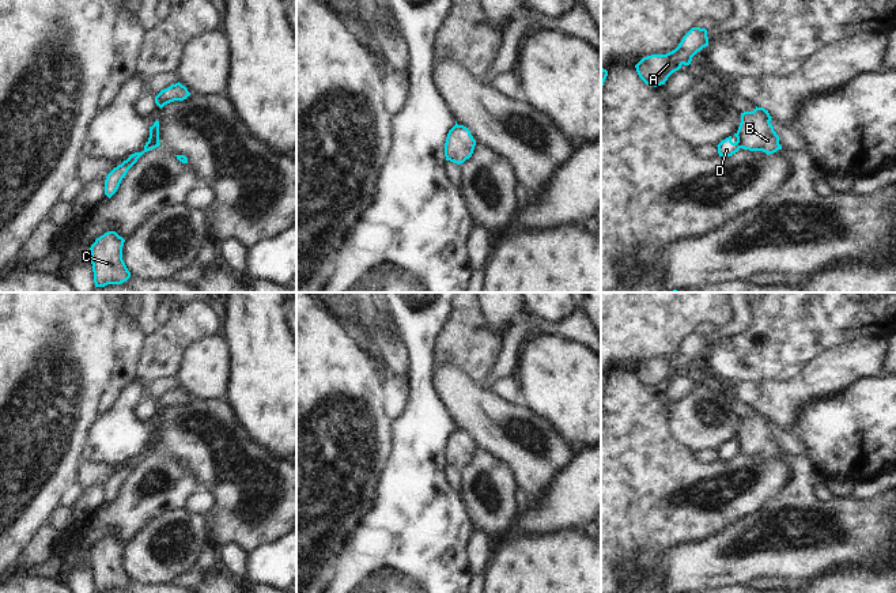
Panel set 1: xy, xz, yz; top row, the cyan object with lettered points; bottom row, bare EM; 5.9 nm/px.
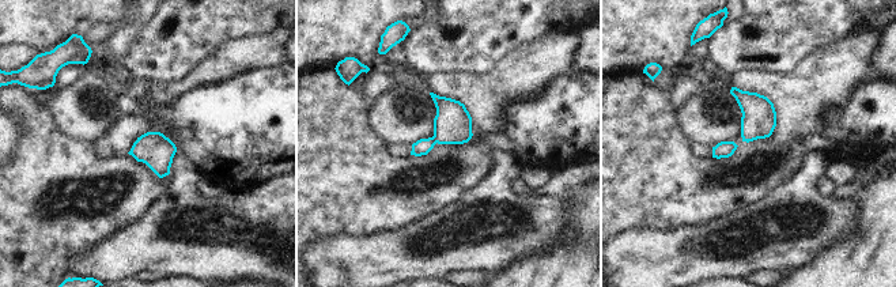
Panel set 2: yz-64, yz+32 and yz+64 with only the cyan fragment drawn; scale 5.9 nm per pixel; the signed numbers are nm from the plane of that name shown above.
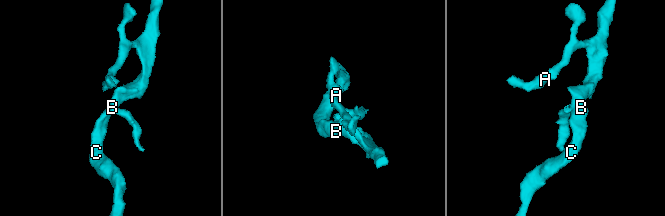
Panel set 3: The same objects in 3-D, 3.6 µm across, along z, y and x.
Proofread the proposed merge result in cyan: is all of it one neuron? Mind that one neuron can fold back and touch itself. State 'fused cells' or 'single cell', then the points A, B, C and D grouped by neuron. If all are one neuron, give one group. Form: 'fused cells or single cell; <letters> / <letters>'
fused cells; A B C / D

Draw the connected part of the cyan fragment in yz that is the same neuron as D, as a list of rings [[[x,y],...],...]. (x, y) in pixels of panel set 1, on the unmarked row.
[[[734,438],[734,441],[737,442],[736,447],[733,447],[731,441],[729,441],[717,450],[719,461],[731,461],[741,453],[738,438]]]

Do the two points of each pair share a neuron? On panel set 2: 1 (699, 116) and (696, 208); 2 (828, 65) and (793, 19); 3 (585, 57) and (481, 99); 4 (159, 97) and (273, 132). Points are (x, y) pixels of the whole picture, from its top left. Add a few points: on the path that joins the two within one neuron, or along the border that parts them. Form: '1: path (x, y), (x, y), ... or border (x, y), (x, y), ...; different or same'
1: border (675, 114), (677, 125), (692, 142); different
2: border (846, 37), (816, 48), (791, 70); different
3: border (579, 30), (574, 71); different
4: border (204, 85), (170, 106), (154, 106), (146, 98); different

